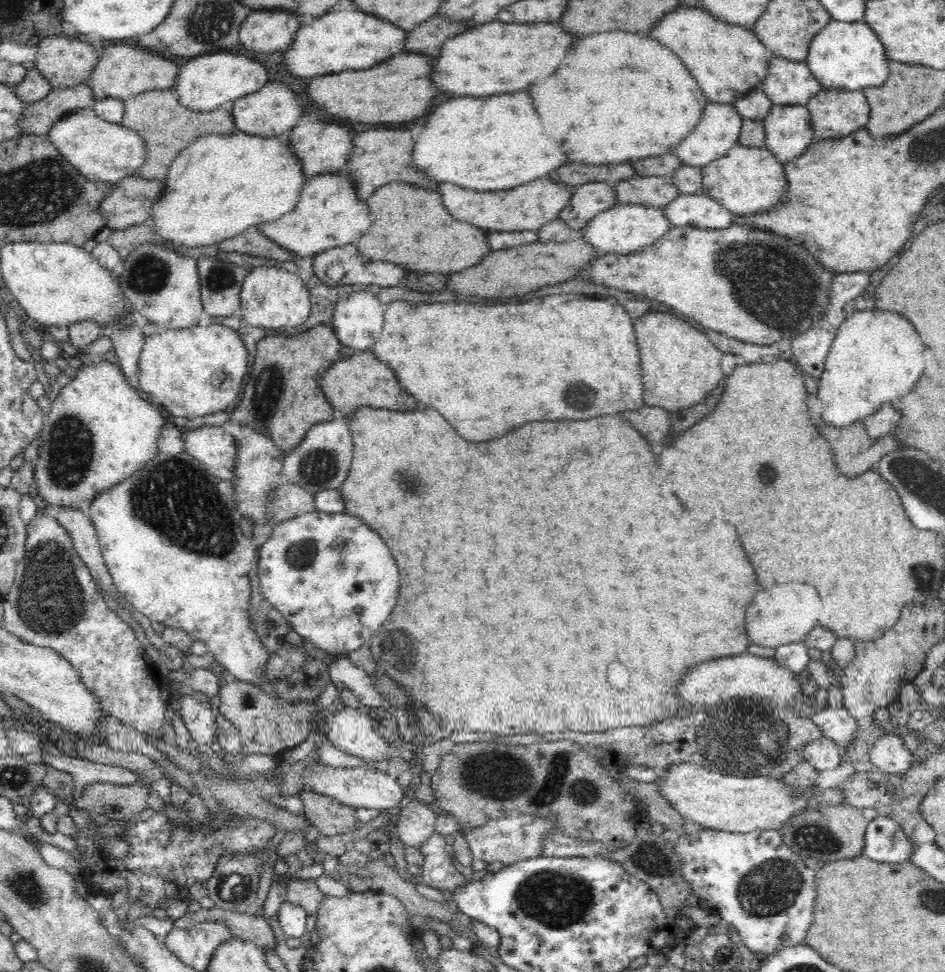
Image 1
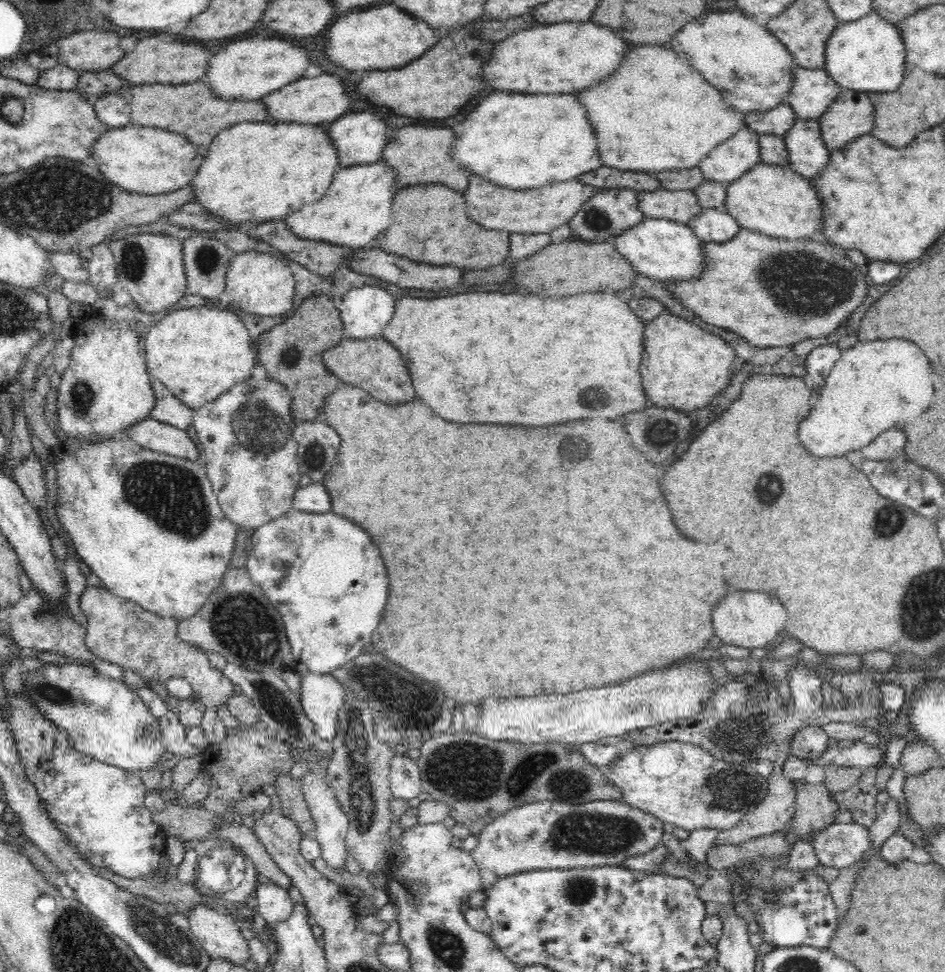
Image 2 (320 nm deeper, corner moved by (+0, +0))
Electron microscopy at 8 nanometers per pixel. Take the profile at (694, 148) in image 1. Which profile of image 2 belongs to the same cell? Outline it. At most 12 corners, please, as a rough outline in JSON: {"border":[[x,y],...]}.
{"border":[[746,124],[699,162],[706,181],[729,183],[760,162]]}

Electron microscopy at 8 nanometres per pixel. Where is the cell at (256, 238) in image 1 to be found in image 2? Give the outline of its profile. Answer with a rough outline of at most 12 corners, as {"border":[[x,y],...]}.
{"border":[[284,219],[252,225],[248,236],[322,277],[349,256],[340,246],[298,237]]}

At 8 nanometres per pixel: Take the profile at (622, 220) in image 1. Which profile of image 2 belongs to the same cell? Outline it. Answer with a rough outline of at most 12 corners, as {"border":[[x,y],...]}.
{"border":[[645,219],[612,241],[638,275],[667,281],[702,272],[687,225]]}

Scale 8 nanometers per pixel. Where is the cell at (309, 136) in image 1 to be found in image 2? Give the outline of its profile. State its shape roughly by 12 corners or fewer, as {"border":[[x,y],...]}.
{"border":[[372,112],[340,116],[325,133],[338,167],[376,162],[388,138]]}

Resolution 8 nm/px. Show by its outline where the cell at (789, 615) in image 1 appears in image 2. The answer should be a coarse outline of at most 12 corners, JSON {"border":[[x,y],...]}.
{"border":[[728,594],[712,614],[728,646],[760,654],[786,628],[782,601]]}

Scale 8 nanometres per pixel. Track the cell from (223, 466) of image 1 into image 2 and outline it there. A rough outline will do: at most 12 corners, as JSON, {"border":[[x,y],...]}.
{"border":[[149,417],[125,434],[154,452],[199,462],[188,430]]}

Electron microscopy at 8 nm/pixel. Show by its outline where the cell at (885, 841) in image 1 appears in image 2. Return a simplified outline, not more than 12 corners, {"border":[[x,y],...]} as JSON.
{"border":[[828,826],[812,845],[821,864],[839,870],[874,848],[868,827]]}

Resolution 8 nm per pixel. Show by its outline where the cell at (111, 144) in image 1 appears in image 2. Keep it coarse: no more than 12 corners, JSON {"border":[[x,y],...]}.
{"border":[[108,128],[90,163],[138,194],[185,187],[203,157],[183,135]]}

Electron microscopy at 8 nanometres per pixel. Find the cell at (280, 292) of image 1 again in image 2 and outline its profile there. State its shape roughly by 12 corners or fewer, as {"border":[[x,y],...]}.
{"border":[[236,253],[232,309],[264,320],[292,313],[296,280],[284,259]]}

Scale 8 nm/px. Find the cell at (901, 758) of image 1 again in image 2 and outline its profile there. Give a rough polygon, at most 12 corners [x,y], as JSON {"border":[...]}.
{"border":[[865,741],[831,743],[816,763],[868,769],[886,757],[885,746]]}

